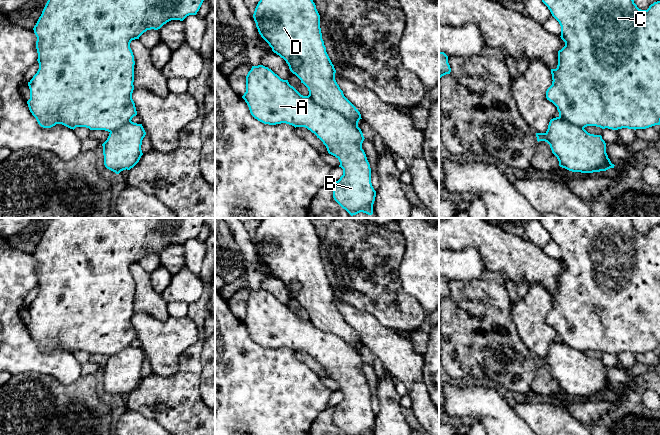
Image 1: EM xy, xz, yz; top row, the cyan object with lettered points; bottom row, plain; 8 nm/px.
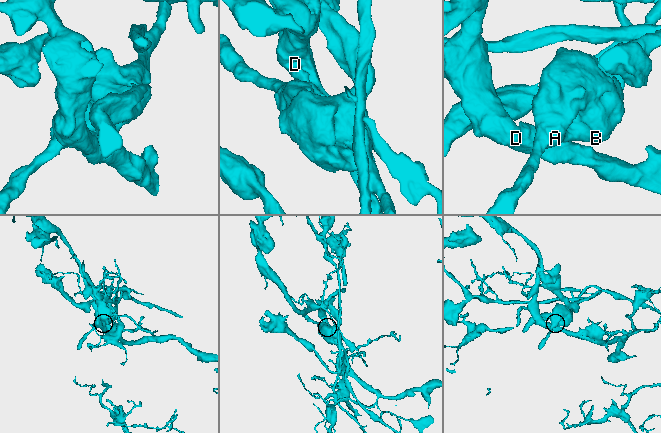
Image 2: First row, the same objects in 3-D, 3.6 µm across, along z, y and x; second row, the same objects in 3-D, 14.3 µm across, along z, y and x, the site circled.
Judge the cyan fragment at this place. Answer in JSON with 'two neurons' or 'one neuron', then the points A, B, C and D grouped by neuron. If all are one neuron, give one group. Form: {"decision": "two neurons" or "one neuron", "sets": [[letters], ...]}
{"decision": "two neurons", "sets": [["A", "B", "C"], ["D"]]}

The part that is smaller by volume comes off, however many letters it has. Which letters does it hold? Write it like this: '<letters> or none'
A, B, C

